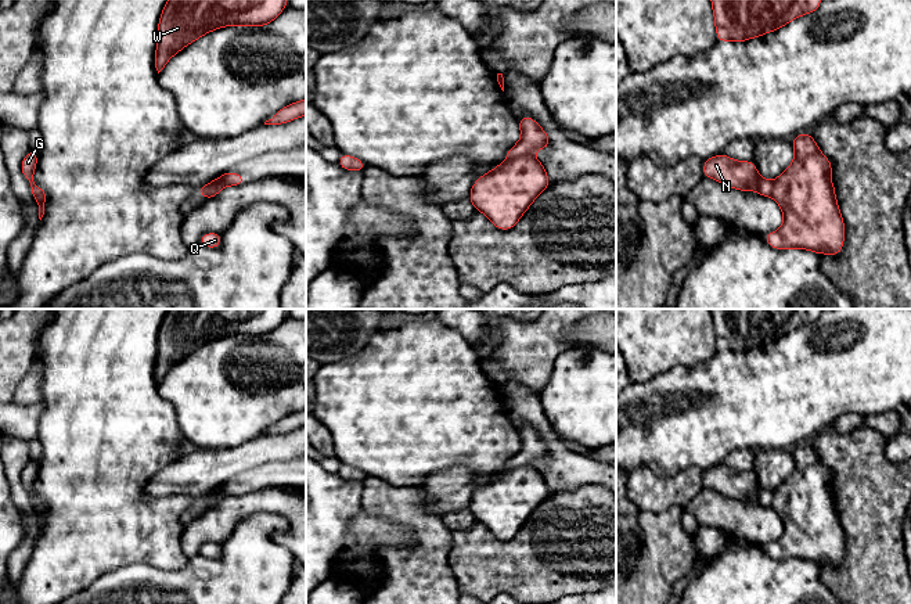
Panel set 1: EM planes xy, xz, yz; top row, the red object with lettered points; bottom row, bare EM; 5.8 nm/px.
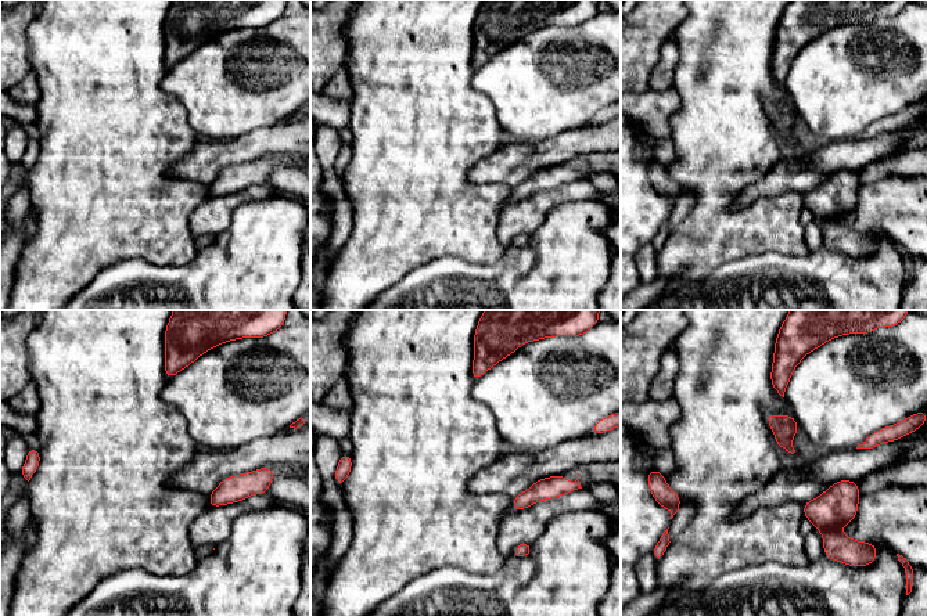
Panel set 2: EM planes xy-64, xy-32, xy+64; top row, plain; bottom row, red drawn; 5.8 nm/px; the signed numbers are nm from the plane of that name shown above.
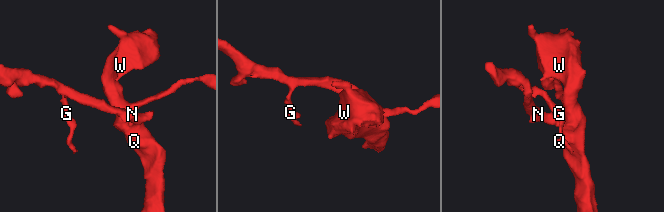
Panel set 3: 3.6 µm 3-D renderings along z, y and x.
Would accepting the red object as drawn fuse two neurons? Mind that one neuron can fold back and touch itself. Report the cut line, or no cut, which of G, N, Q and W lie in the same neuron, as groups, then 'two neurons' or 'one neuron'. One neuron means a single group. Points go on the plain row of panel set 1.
cut xz (530, 464), (508, 468); groups G N / Q W; two neurons

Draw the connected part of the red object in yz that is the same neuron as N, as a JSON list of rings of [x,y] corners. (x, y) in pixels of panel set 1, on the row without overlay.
[[[724,463],[703,471],[703,488],[739,501],[755,500],[763,507],[770,507],[774,497],[774,492],[759,485],[753,471],[735,471]]]

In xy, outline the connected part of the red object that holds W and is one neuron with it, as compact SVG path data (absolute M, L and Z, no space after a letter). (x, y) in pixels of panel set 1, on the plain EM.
M169 309L158 332L158 384L186 356L223 337L266 337L288 316L287 309Z

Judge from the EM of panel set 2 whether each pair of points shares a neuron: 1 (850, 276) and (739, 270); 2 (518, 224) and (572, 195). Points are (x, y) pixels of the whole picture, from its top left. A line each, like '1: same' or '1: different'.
1: same
2: same

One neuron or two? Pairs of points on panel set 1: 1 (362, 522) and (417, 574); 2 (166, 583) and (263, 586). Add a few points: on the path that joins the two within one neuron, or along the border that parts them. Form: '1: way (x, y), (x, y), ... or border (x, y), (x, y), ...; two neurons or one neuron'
1: border (373, 514), (398, 522), (410, 535), (411, 542); two neurons
2: way (190, 586), (240, 586); one neuron

